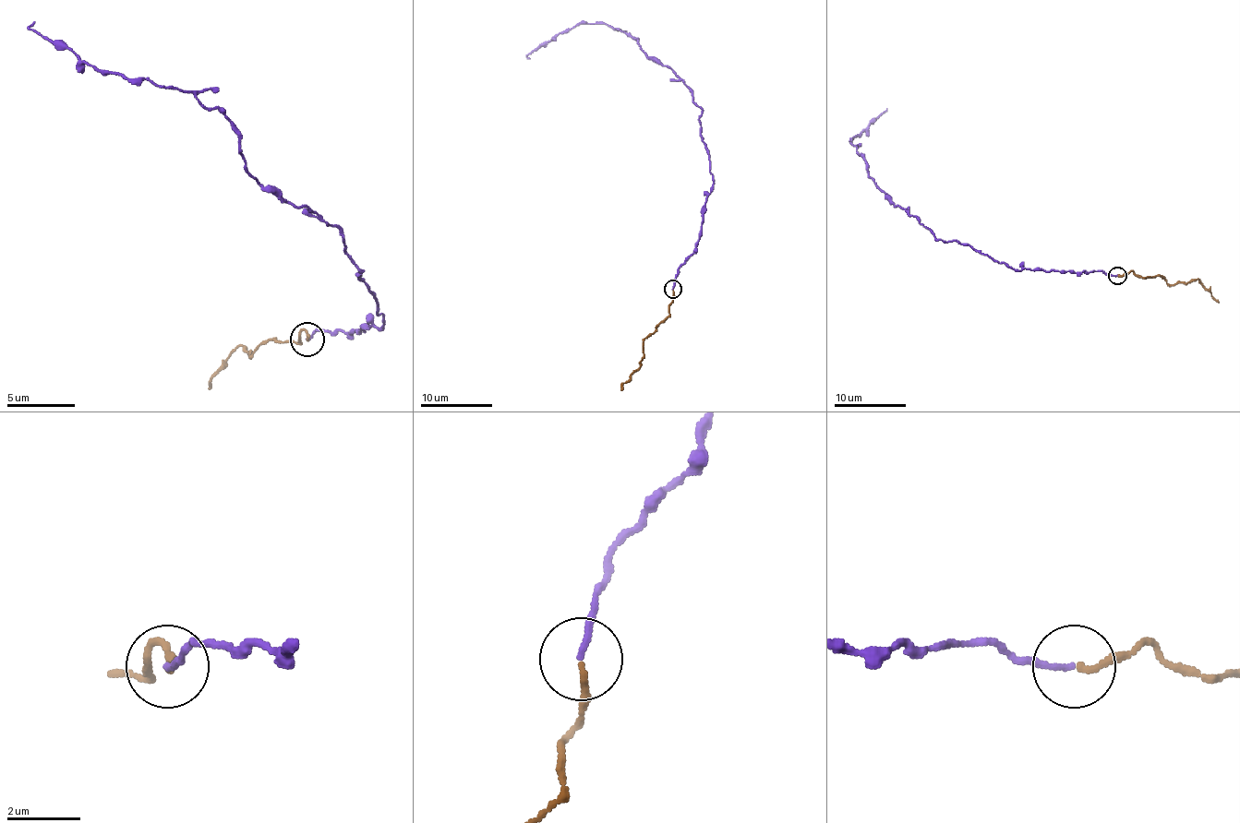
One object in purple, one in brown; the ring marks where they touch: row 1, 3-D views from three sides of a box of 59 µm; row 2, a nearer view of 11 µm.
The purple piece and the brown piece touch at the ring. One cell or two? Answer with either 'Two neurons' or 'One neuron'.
One neuron

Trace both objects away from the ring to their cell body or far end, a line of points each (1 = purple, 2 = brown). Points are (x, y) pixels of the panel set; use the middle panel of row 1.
1: (672, 290), (695, 248), (714, 178), (692, 91), (636, 39), (605, 23), (577, 23), (529, 59)
2: (672, 290), (668, 315), (644, 339), (644, 355), (638, 368), (620, 389)

